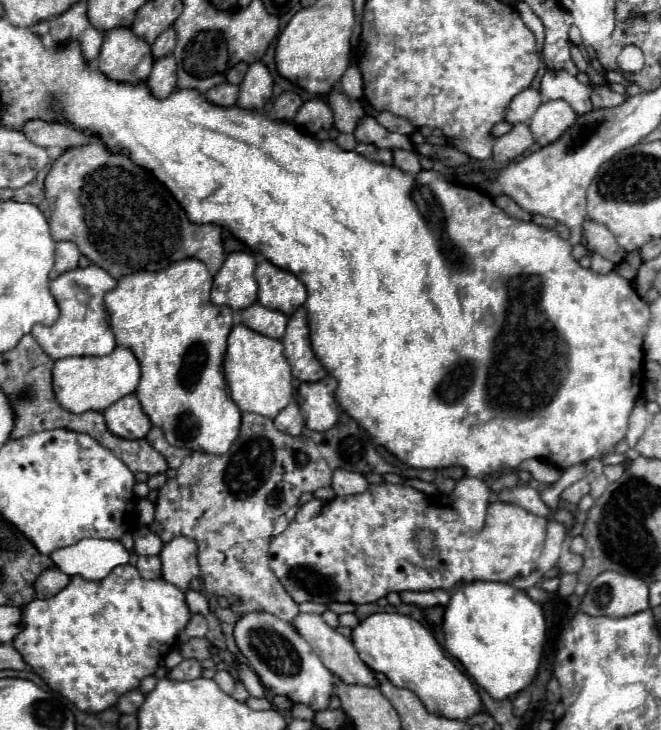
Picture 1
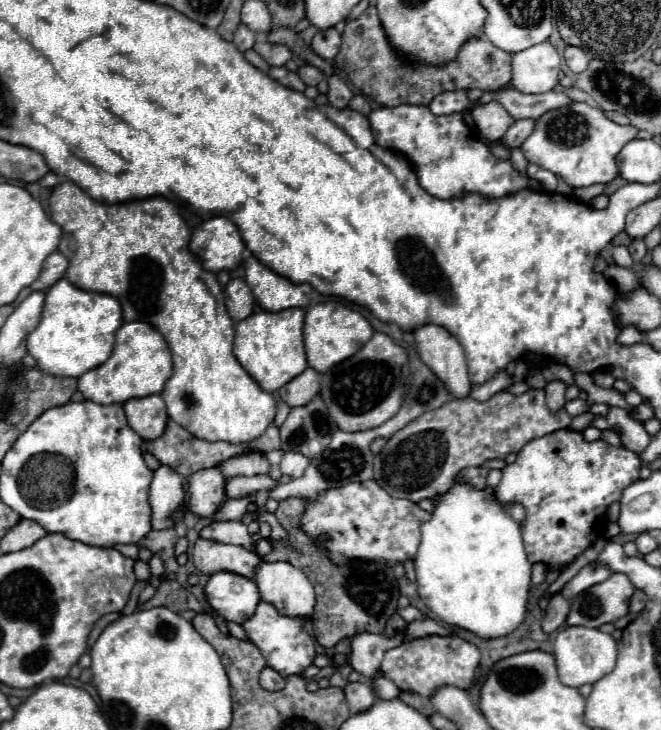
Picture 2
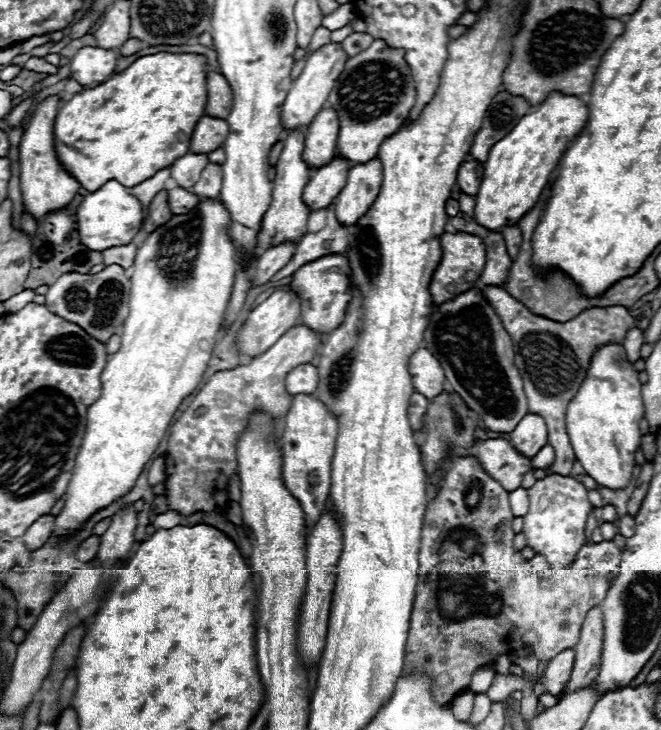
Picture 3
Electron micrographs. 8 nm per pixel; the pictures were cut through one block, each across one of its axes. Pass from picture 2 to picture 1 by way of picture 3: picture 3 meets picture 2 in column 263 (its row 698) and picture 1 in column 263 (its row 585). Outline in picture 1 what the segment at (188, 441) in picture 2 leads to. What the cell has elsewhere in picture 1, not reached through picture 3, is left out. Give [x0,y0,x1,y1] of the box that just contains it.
[146,414,332,622]

